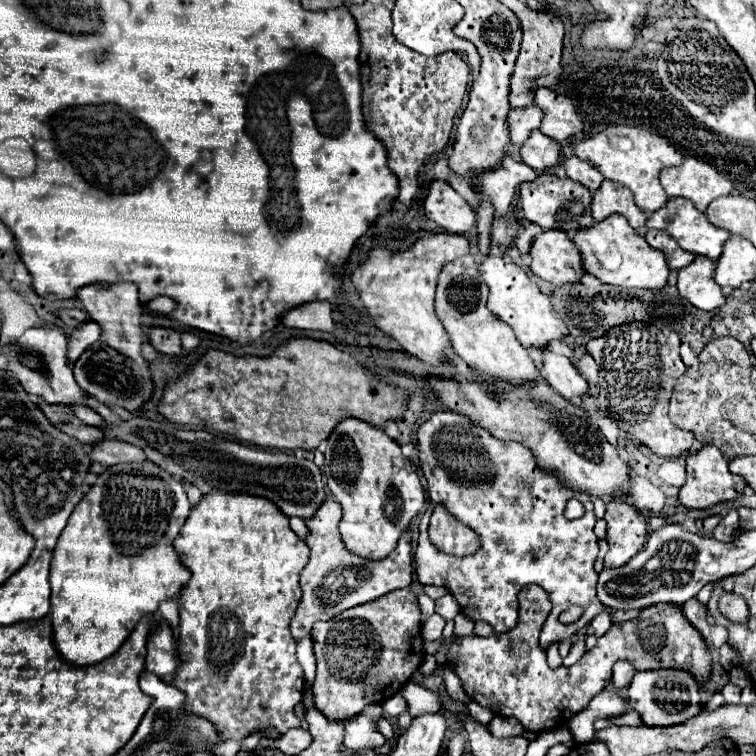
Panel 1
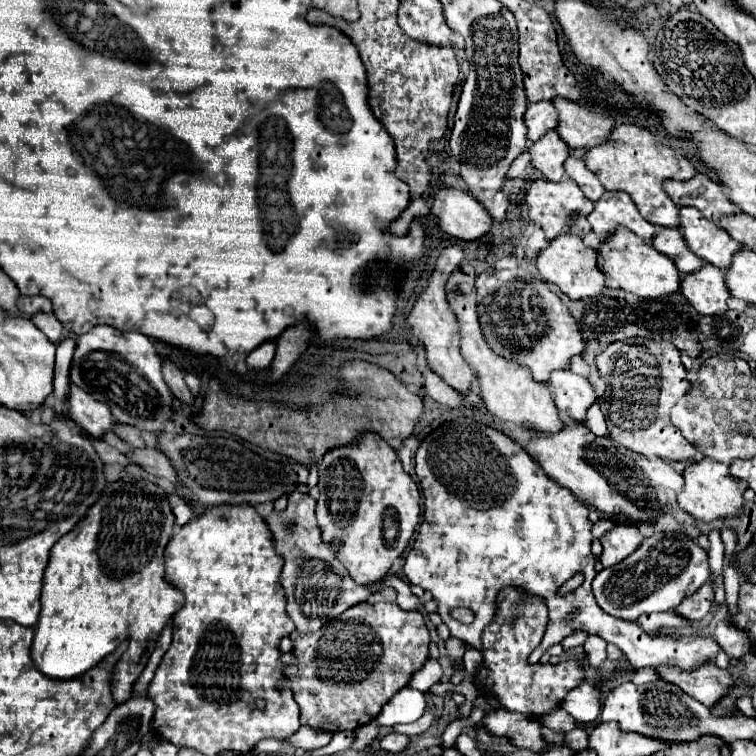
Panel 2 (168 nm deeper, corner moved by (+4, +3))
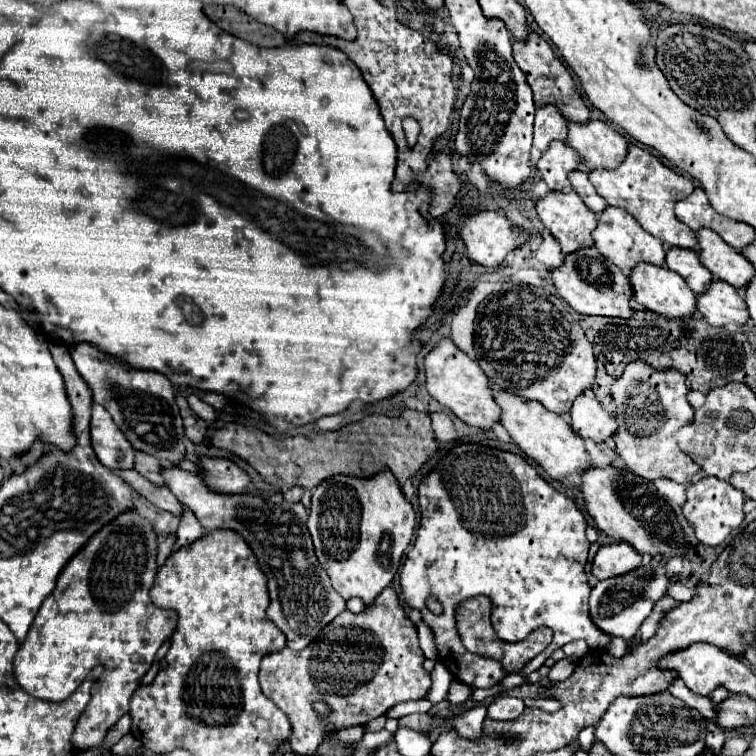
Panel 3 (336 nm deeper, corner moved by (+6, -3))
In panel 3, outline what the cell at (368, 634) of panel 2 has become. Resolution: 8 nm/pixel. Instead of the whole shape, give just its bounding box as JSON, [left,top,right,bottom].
[259,587,431,755]

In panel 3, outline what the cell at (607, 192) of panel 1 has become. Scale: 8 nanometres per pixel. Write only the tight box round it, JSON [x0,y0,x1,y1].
[593,207,665,275]

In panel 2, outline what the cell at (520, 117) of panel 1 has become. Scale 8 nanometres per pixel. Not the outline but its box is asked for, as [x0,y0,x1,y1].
[523,101,557,141]

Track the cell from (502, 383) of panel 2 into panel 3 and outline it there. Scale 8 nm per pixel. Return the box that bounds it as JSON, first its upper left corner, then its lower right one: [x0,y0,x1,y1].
[495,391,593,481]

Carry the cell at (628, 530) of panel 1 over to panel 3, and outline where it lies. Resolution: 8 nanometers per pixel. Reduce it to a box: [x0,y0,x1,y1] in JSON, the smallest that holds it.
[591,543,641,581]

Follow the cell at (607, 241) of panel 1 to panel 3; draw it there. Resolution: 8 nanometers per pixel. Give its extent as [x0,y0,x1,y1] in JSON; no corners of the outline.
[631,263,697,323]

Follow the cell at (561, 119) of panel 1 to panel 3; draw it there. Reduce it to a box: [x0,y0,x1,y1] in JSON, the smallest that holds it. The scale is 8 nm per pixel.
[567,121,629,171]

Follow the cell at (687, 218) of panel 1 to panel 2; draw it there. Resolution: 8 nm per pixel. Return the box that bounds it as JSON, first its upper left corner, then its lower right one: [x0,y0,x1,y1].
[679,207,741,269]

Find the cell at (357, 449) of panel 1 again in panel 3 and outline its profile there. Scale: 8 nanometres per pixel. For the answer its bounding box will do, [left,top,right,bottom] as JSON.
[309,471,415,607]

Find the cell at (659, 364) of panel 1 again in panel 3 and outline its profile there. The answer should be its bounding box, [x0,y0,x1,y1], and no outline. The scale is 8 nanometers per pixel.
[611,363,701,485]

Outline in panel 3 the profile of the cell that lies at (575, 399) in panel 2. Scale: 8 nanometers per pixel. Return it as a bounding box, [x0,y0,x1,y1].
[569,395,617,443]

